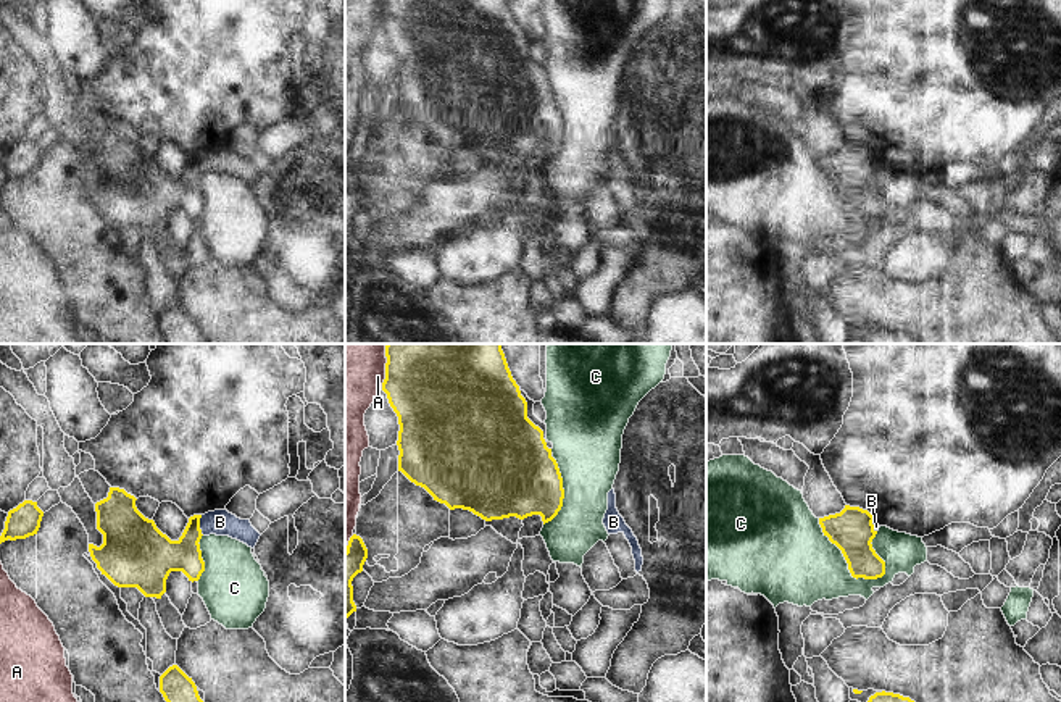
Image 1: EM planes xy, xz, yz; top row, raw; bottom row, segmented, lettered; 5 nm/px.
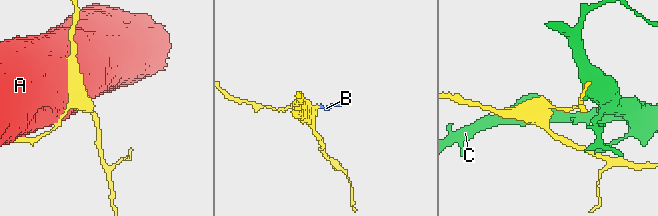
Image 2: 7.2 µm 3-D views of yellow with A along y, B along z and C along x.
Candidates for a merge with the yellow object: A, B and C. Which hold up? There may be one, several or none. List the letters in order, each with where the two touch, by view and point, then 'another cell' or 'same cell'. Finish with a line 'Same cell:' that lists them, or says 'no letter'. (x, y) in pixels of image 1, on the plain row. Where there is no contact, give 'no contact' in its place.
A: meets yellow in xz at (386, 13); another cell
B: meets yellow in xy at (199, 163); same cell
C: meets yellow in yz at (847, 200); another cell
Same cell: B

